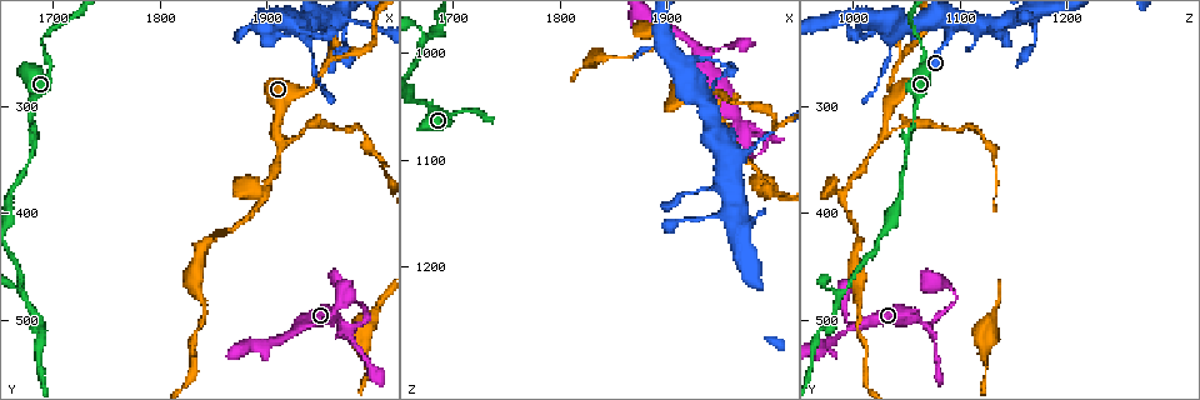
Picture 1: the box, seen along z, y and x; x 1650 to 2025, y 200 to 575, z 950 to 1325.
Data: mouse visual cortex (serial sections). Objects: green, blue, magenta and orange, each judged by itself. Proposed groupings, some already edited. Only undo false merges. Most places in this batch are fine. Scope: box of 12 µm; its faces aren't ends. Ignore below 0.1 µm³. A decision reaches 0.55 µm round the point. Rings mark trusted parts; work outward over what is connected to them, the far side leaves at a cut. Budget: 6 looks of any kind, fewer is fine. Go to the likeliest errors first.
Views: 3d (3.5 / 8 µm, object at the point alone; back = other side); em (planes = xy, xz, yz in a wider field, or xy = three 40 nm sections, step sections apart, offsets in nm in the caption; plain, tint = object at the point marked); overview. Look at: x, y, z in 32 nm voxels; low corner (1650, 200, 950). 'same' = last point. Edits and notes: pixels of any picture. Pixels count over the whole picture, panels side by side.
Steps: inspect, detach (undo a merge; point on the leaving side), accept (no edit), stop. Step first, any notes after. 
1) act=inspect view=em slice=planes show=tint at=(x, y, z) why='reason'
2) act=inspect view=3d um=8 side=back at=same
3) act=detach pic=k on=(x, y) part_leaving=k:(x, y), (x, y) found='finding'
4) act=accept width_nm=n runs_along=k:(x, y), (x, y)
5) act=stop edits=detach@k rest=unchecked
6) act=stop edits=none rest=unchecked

act=inspect view=3d um=8 at=(1908, 328, 1026) why='two arms in line, one across'

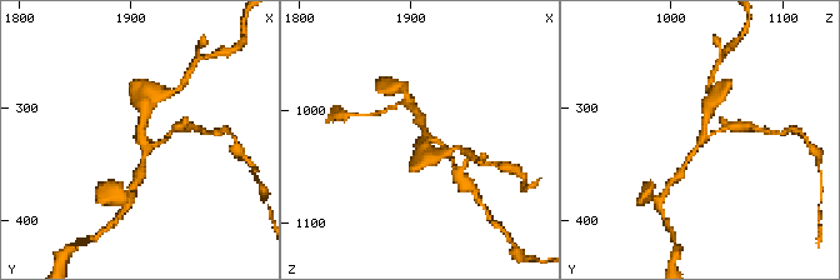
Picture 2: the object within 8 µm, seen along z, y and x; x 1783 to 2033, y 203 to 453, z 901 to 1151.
act=inspect view=em slice=xy step=3 show=tint at=(1912, 326, 1026) arms=3 arm_widths_nm=150,200,300 why='need the tissue'

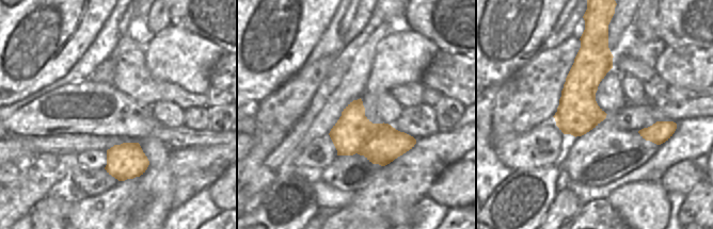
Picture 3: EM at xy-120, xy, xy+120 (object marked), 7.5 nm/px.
act=accept runs_along=2:(709, 106), (704, 135), (683, 170) found='all the same cell'

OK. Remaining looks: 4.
act=inspect view=3d um=3.5 at=(1898, 380, 990) why='branch point'

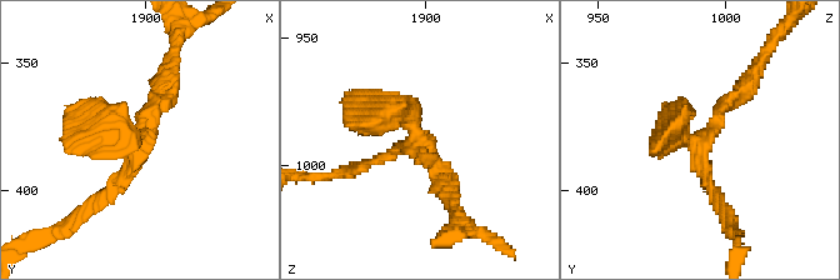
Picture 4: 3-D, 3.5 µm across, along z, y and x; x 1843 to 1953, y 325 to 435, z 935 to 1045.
act=inspect view=em slice=xy step=2 show=tint at=(1896, 380, 990) why='shape alone is not enough'

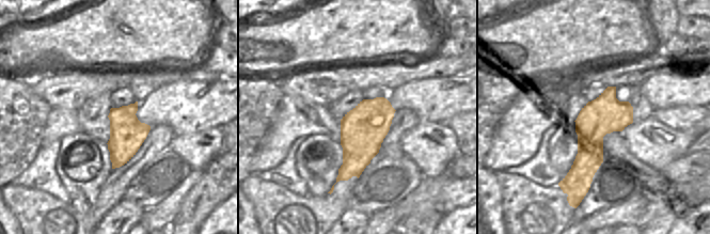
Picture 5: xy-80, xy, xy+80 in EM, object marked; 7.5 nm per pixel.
act=accept runs_along=5:(613, 89), (590, 126), (578, 184) found='continuous, no second cell'

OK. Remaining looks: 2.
act=inspect view=3d um=3.5 at=(1996, 500, 1076) why='abrupt turn'

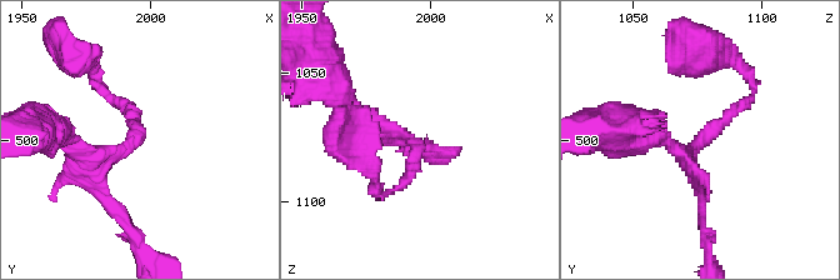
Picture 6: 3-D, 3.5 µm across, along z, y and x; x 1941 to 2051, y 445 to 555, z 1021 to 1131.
act=inspect view=em slice=xy step=2 show=tint at=(1995, 500, 1077) arm_widths_nm=100,250 why='now the EM'

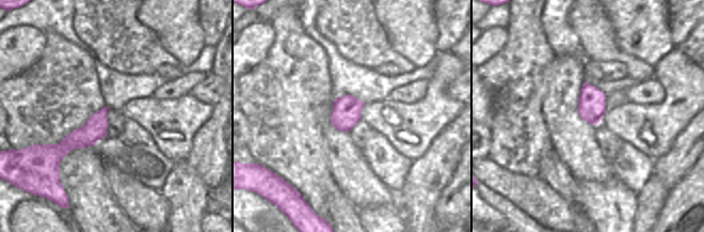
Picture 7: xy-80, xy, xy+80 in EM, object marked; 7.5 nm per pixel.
act=accept runs_along=7:(105, 110), (57, 155) found='one cell here'

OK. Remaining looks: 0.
act=stop edits=none rest=unchecked

